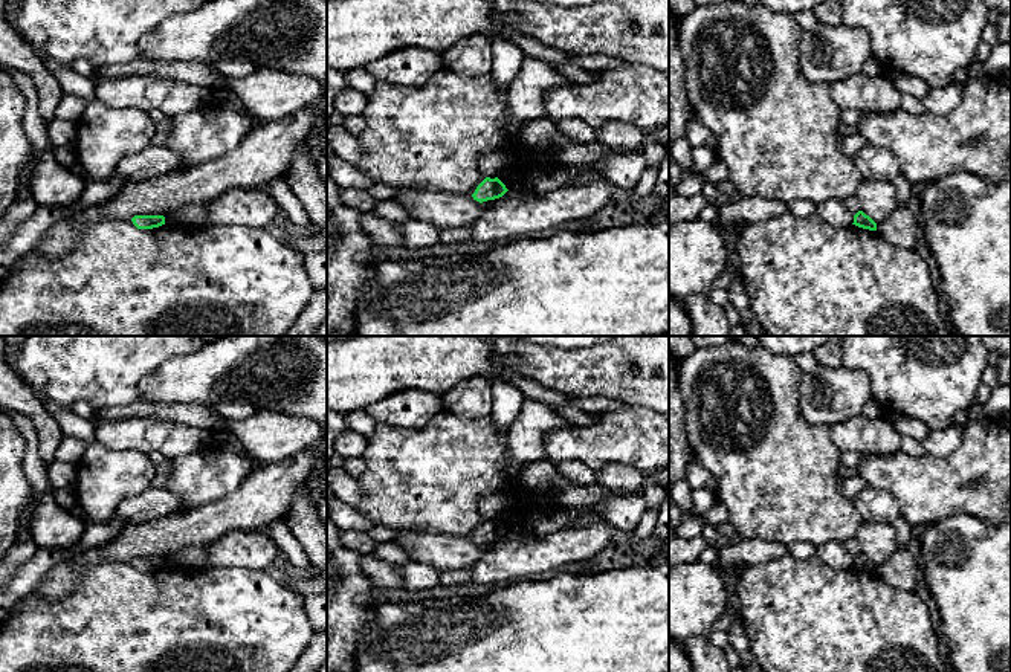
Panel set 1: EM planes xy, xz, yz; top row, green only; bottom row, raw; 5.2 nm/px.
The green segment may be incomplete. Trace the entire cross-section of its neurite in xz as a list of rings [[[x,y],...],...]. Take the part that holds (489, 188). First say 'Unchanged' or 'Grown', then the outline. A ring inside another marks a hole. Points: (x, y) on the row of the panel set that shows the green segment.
Unchanged. [[[486,177],[472,194],[473,200],[483,203],[487,200],[495,200],[502,197],[509,189],[506,185],[498,179]]]

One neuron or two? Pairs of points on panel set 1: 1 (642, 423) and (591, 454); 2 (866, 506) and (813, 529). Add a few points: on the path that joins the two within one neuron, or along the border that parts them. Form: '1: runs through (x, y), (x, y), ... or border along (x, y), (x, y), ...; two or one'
1: runs through (629, 436), (604, 442); one
2: border along (852, 500), (863, 520); two

